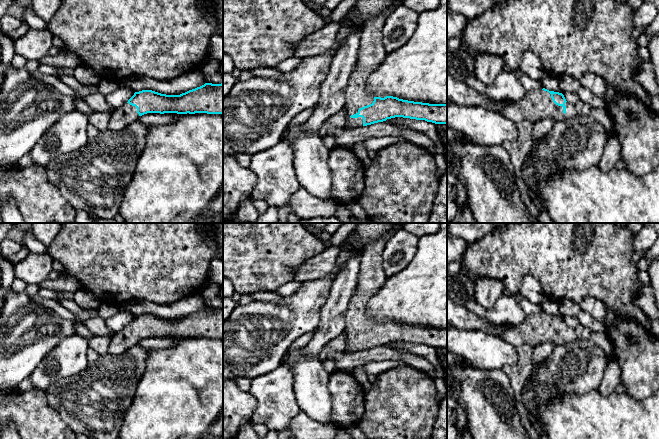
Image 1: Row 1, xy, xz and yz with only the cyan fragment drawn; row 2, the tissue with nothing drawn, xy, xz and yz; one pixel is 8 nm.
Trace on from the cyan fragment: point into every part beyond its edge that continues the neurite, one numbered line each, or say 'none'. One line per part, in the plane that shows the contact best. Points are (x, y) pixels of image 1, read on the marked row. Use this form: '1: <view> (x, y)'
1: xz (371, 53)

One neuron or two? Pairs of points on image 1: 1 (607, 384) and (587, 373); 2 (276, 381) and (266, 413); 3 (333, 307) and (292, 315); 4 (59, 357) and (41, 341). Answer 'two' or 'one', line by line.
1: two
2: one
3: two
4: two

